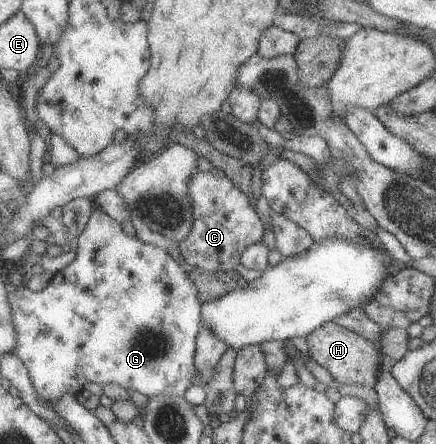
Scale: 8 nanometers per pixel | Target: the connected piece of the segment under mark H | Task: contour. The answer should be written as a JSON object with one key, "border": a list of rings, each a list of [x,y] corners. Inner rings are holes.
{"border":[[[333,320],[323,323],[321,327],[311,331],[306,336],[306,341],[308,343],[308,355],[321,367],[325,367],[333,379],[340,384],[374,387],[377,383],[379,367],[386,360],[380,350],[380,345],[363,339],[361,335],[337,325]]]}

